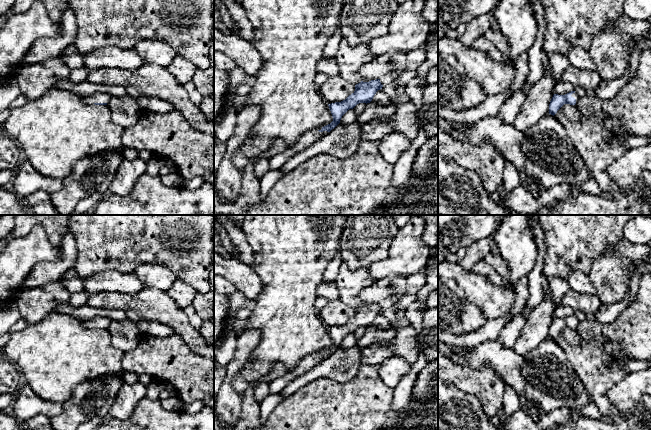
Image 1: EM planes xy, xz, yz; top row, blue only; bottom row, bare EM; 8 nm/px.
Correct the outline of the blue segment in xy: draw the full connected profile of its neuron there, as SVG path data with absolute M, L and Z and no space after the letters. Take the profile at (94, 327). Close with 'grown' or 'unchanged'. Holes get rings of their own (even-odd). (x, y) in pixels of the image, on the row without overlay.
M93 317L91 319L83 320L84 325L88 328L107 329L111 320L105 317Z; grown

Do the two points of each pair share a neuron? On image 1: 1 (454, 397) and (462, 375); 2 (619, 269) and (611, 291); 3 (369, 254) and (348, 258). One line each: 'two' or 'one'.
1: two
2: one
3: one

